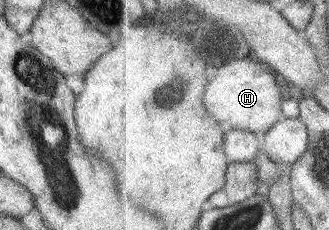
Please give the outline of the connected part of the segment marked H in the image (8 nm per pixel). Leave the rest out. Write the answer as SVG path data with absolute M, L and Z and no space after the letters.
M236 59L224 65L218 77L210 83L206 93L206 105L210 107L212 115L218 115L218 119L222 119L222 125L226 129L265 133L284 118L286 99L282 95L282 87L276 79L276 72L264 63L259 59Z

